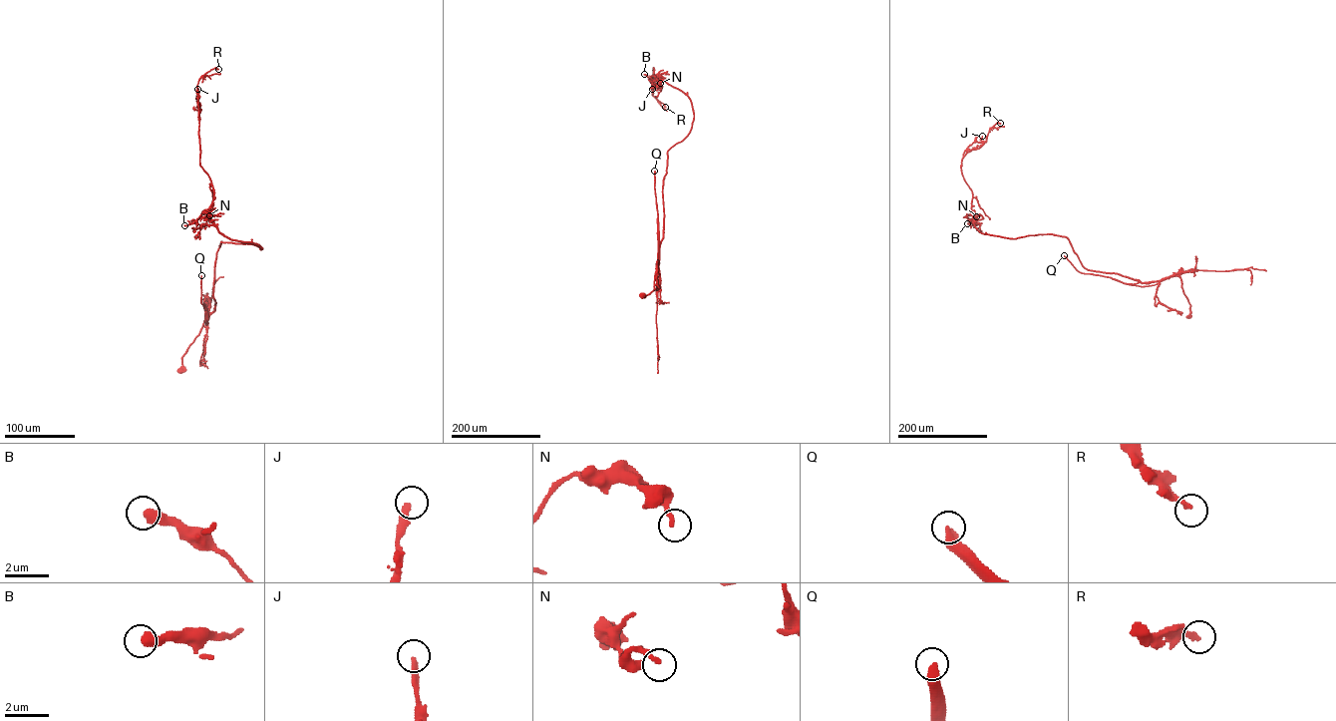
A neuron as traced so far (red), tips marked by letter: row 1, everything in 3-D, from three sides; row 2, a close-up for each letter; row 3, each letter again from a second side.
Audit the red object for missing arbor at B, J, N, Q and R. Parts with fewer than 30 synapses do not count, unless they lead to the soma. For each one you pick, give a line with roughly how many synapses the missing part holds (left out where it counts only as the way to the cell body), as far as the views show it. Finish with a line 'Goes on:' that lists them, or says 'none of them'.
J: 60 syn
Q: 150 syn
Goes on: J, Q

